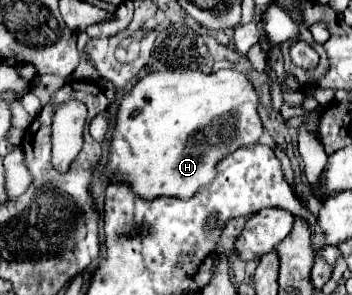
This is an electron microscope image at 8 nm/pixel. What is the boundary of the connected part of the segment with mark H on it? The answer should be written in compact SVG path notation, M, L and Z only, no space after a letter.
M224 68L204 74L200 70L172 70L172 72L152 72L146 74L130 94L124 96L116 126L112 132L110 142L110 158L106 178L112 180L126 180L132 190L142 198L156 198L156 196L178 196L188 198L200 186L208 184L216 172L214 166L226 154L234 152L240 146L256 144L262 136L262 120L258 114L260 104L260 90L252 80L248 80L242 72Z

